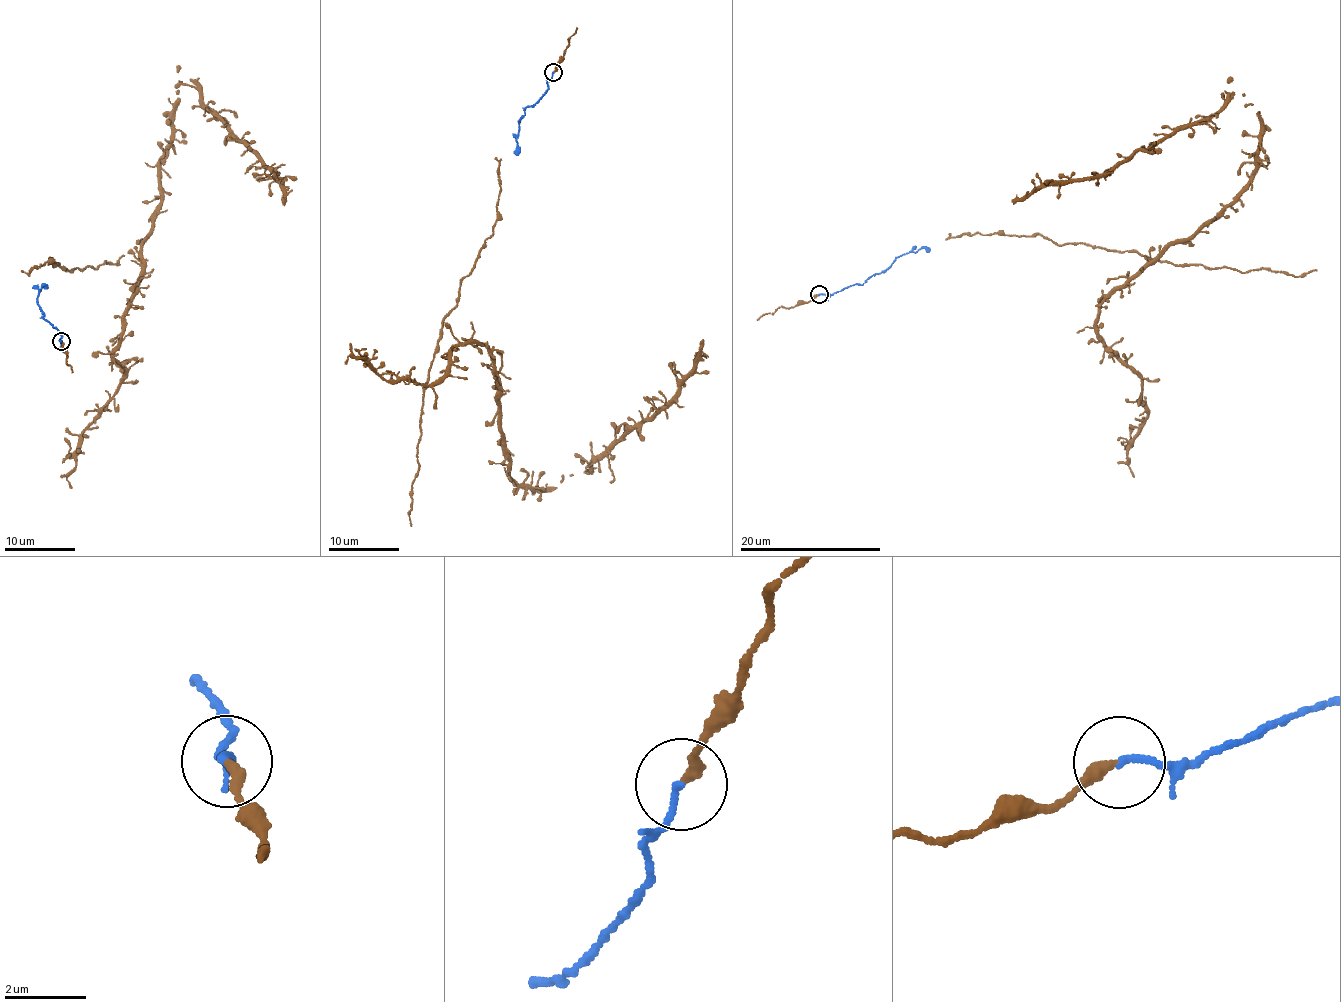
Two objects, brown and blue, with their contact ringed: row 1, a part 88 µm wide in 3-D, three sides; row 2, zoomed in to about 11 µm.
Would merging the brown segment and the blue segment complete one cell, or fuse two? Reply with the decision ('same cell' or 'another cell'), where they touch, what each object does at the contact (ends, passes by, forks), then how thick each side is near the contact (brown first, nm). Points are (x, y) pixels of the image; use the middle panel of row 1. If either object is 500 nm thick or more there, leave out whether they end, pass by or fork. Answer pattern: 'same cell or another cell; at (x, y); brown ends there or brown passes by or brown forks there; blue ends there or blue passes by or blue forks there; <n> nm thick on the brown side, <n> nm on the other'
same cell; at (553, 72); brown ends there; blue ends there; 280 nm thick on the brown side, 160 nm on the other

